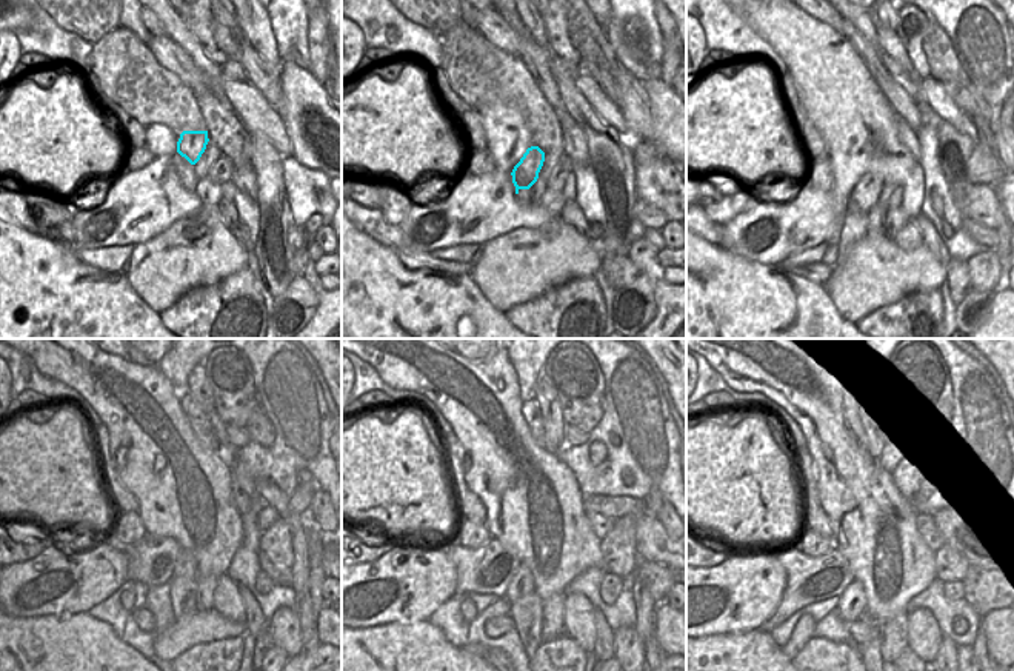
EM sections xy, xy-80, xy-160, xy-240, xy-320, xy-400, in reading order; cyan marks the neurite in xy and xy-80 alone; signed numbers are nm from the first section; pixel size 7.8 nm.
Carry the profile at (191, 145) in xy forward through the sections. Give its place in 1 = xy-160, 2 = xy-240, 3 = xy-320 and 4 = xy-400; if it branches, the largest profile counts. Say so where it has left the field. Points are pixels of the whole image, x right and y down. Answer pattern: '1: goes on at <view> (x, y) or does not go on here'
1: goes on at xy-160 (865, 194)
2: goes on at xy-240 (151, 560)
3: goes on at xy-320 (488, 568)
4: goes on at xy-400 (810, 579)

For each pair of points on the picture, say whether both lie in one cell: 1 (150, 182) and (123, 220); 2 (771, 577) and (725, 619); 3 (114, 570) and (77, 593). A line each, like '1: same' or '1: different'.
1: same
2: same
3: same

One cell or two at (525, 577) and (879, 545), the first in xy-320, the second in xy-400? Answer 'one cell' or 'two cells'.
two cells

